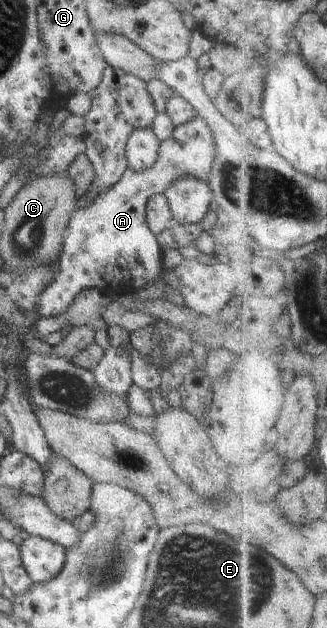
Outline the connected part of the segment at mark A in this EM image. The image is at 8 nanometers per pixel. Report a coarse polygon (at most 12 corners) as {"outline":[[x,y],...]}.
{"outline":[[202,117],[160,142],[157,162],[101,190],[69,218],[38,314],[85,288],[167,284],[146,204],[181,176],[209,184]]}

